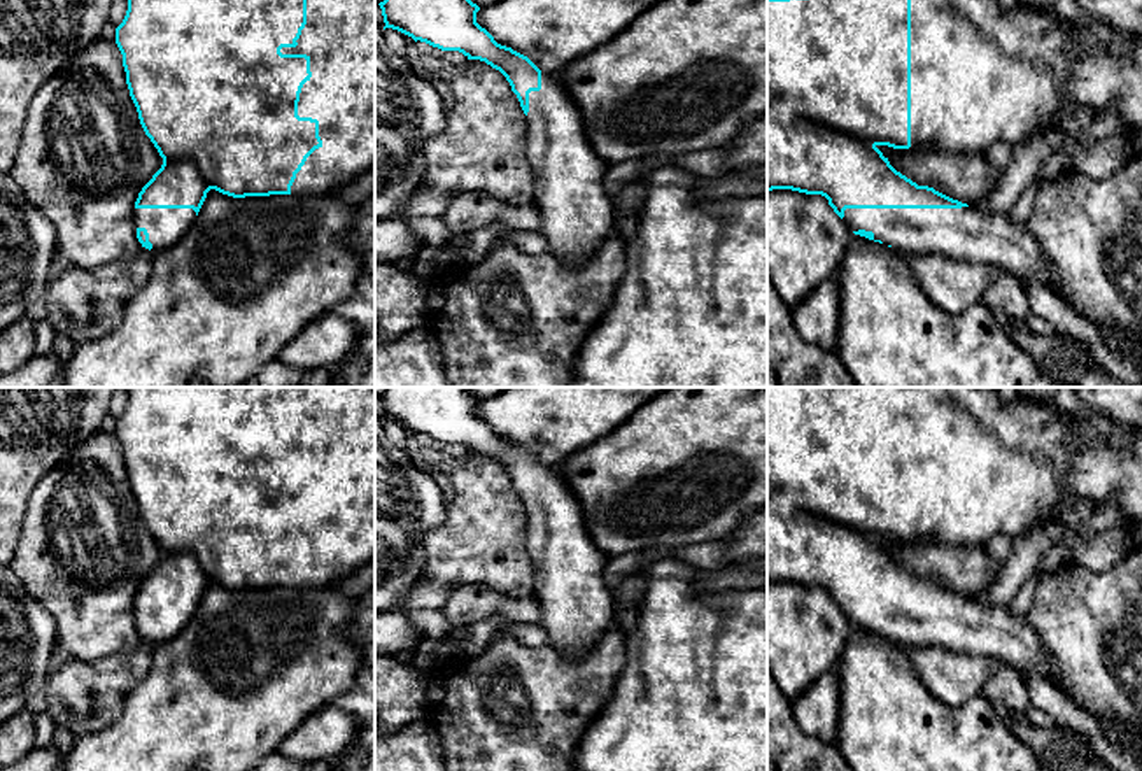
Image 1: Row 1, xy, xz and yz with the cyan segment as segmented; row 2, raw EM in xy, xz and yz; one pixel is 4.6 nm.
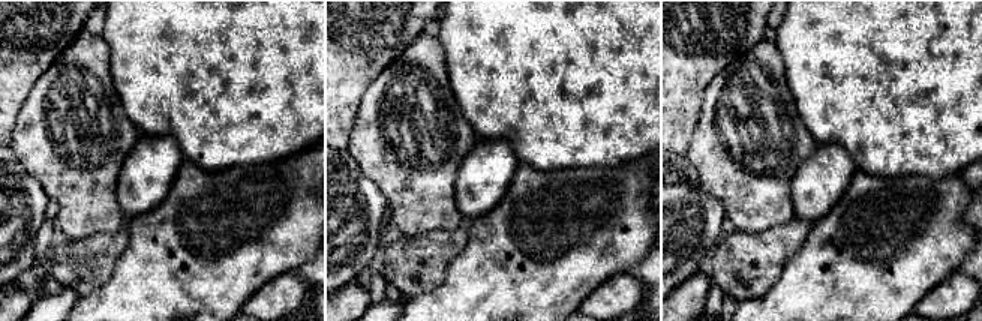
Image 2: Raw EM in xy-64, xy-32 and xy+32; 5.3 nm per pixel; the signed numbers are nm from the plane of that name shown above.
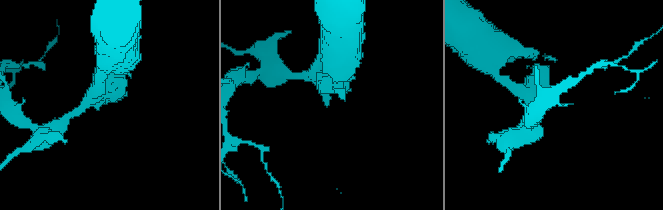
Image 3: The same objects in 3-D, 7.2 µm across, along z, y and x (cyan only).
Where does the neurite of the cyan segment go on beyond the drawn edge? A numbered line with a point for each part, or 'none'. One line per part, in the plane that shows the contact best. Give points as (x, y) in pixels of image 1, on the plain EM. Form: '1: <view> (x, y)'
1: xy (338, 428)
2: yz (971, 626)

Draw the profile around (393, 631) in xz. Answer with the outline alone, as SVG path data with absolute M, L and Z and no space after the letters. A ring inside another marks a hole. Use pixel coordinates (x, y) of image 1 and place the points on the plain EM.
M398 610L375 613L375 655L392 655L415 648L424 636Z

